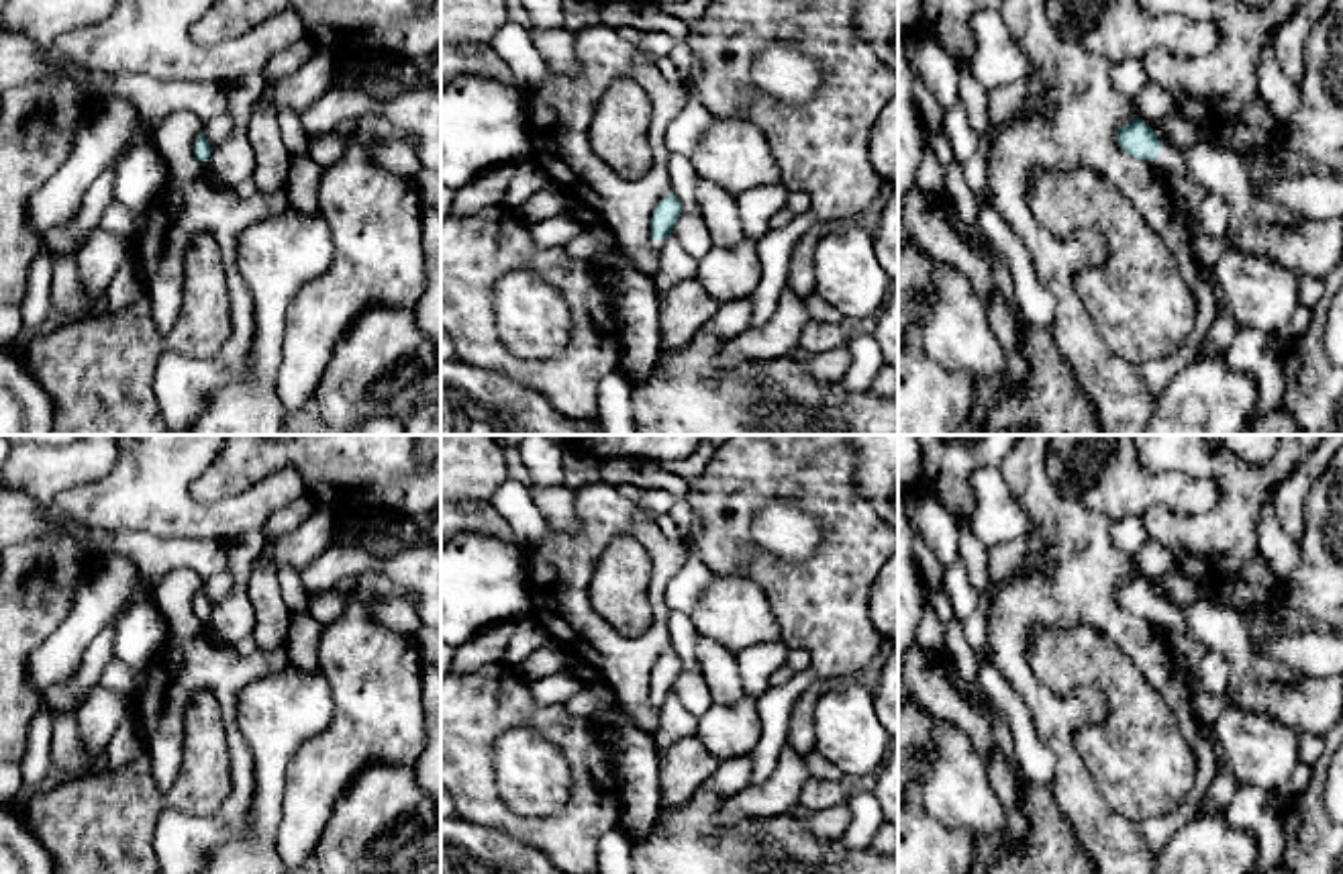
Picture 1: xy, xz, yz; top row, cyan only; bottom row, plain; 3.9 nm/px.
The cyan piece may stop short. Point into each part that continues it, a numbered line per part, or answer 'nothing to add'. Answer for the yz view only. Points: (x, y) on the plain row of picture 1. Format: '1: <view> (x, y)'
nothing to add

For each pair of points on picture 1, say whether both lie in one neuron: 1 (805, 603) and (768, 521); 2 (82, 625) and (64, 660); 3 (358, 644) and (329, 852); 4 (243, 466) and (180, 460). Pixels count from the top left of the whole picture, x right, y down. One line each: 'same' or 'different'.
1: different
2: same
3: different
4: different

